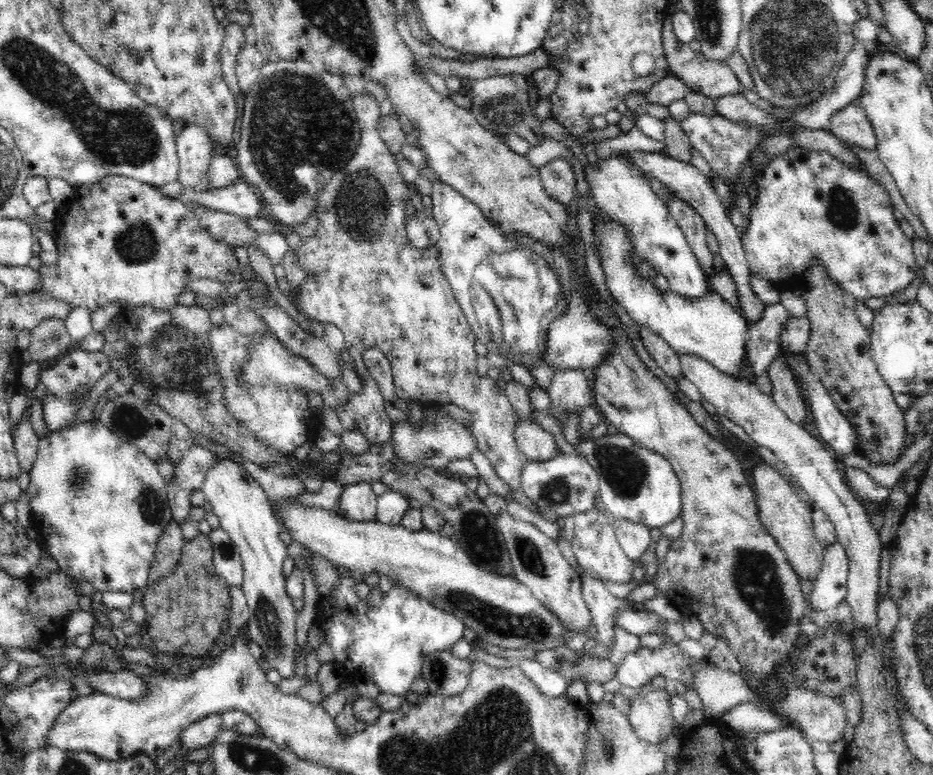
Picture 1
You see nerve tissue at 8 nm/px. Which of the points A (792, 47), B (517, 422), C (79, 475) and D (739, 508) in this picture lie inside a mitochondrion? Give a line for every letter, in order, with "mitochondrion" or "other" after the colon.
A: mitochondrion
B: other
C: mitochondrion
D: other

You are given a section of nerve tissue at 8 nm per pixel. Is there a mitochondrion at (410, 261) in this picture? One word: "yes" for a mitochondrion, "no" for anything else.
no

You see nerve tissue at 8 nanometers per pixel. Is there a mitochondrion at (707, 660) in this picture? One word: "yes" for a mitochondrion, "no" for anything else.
no

